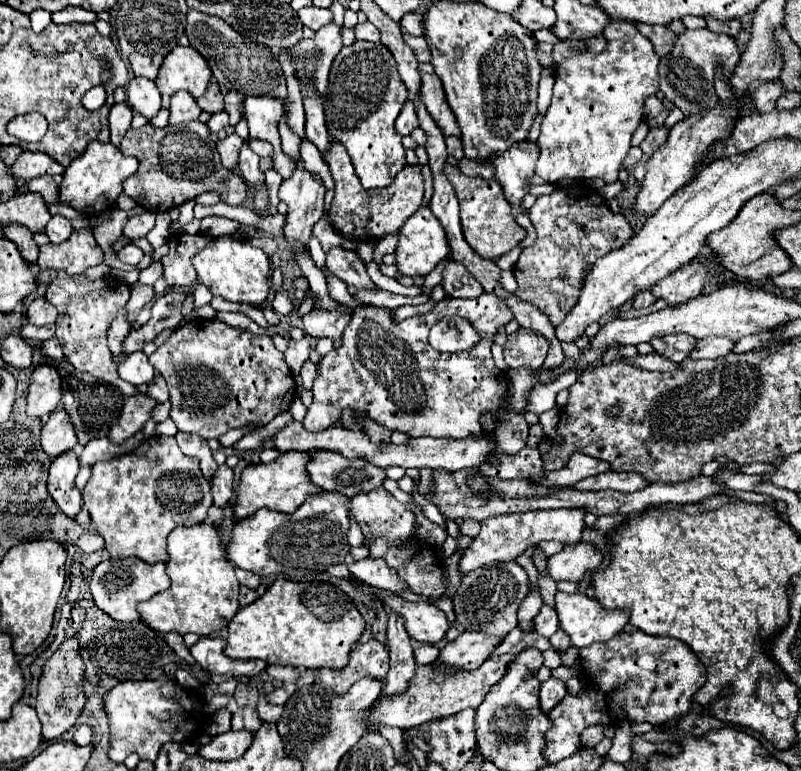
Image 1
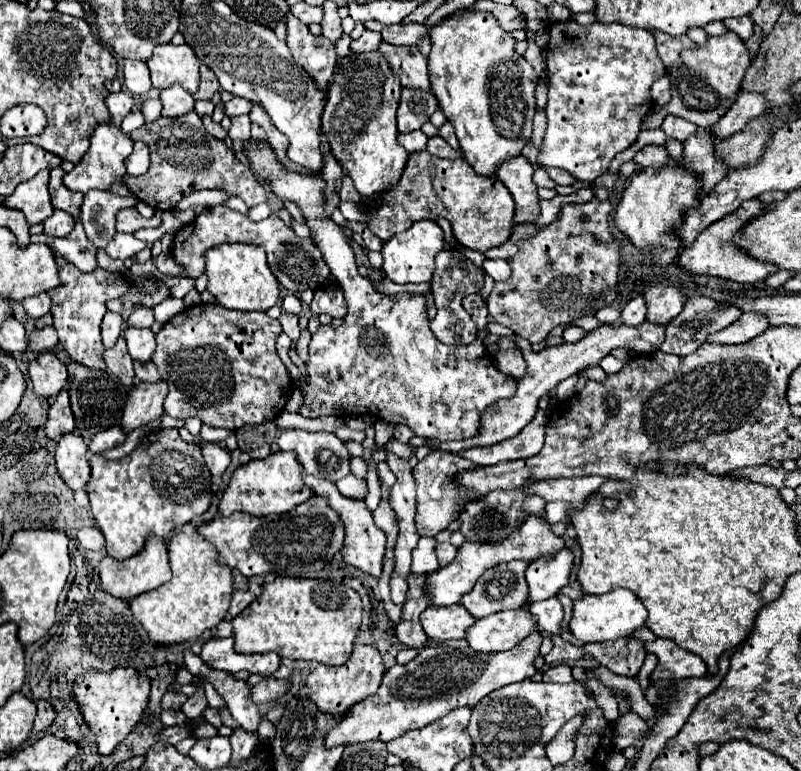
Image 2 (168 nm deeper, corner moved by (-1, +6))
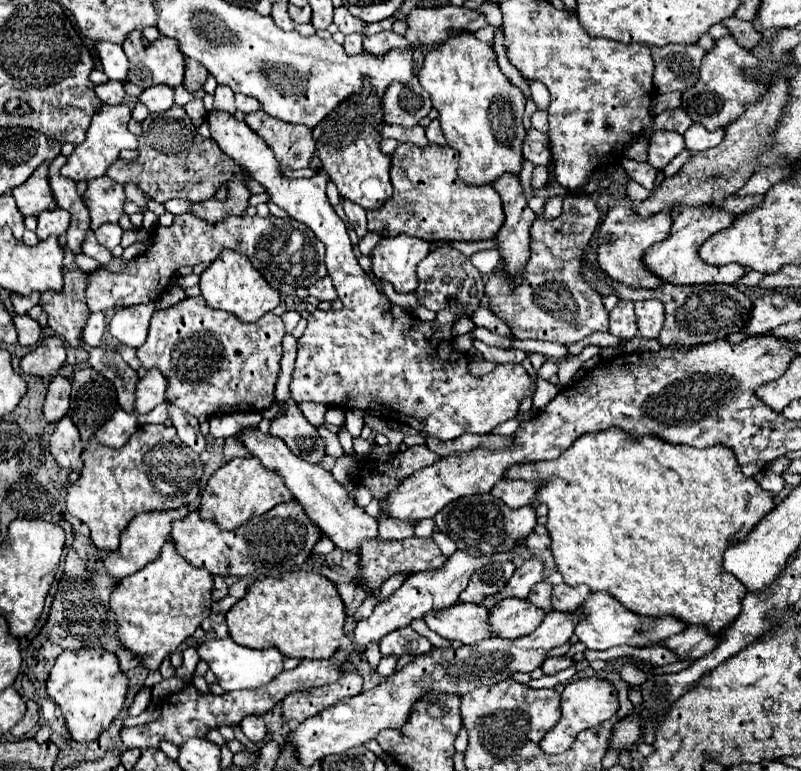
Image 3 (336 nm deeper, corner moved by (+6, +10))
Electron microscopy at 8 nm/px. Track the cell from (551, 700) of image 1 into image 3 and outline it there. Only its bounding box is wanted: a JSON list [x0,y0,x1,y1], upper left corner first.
[542,656,574,674]

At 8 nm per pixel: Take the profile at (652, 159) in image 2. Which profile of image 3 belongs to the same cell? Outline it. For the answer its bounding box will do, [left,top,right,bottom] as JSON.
[622,158,658,190]

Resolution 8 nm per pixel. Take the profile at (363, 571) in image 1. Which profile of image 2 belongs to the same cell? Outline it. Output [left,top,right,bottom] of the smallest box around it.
[303,474,387,578]

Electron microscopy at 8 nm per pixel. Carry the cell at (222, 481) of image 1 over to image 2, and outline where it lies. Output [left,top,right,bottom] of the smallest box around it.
[201,442,231,478]

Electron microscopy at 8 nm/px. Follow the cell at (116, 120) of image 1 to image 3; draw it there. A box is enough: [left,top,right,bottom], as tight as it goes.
[96,80,124,104]

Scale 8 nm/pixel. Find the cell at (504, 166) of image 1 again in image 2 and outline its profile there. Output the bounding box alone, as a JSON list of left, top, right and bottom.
[497,156,539,222]

